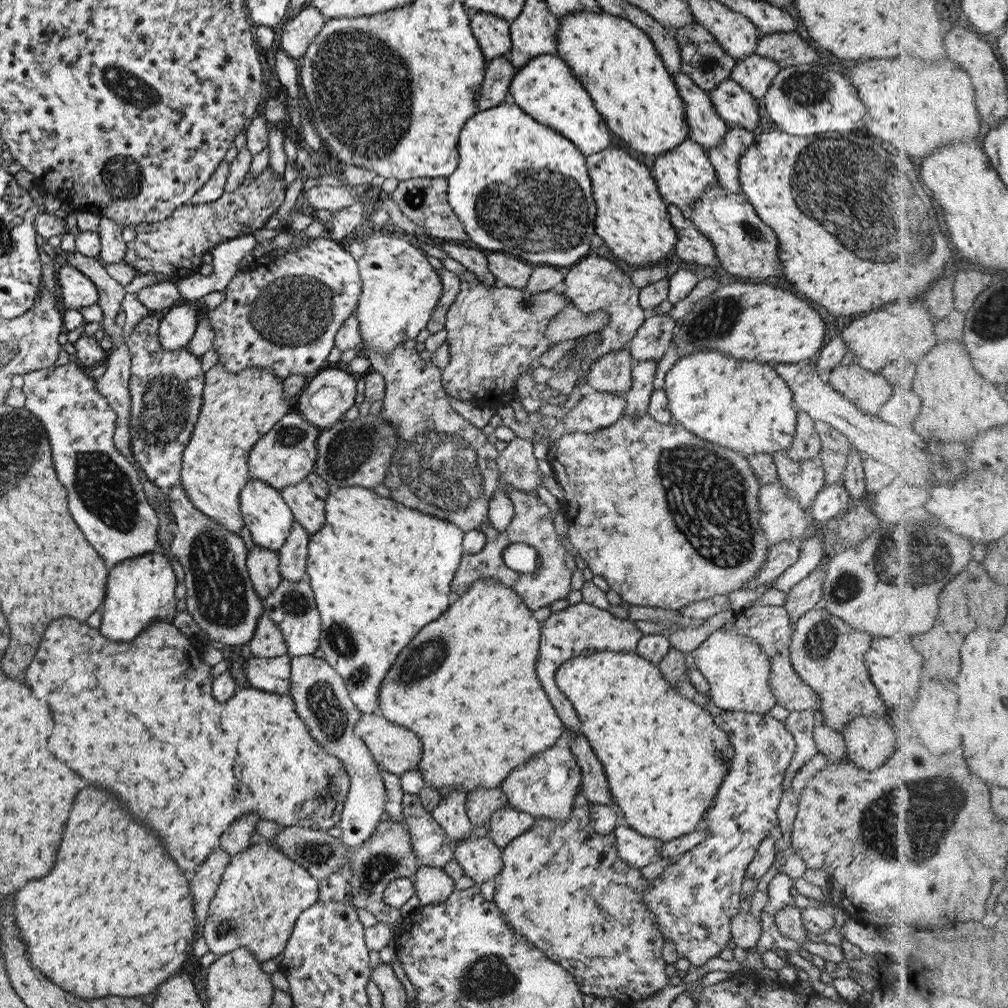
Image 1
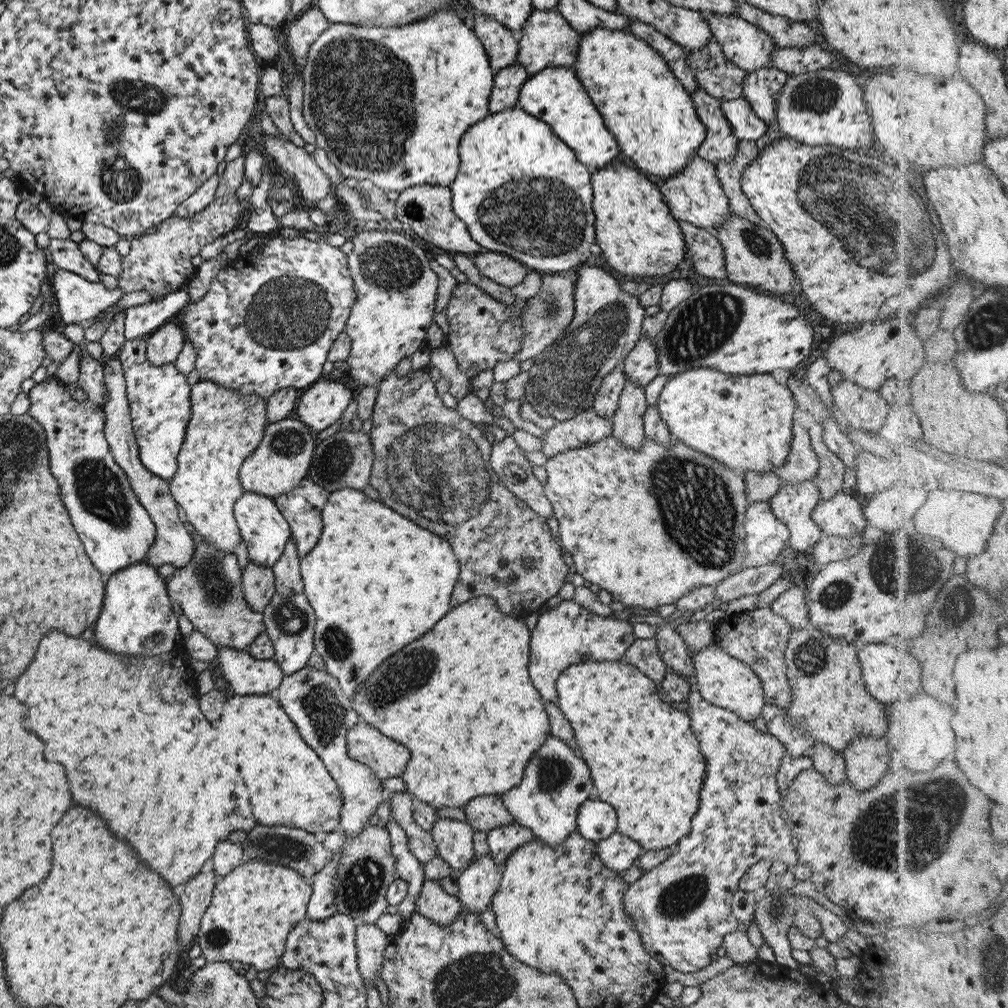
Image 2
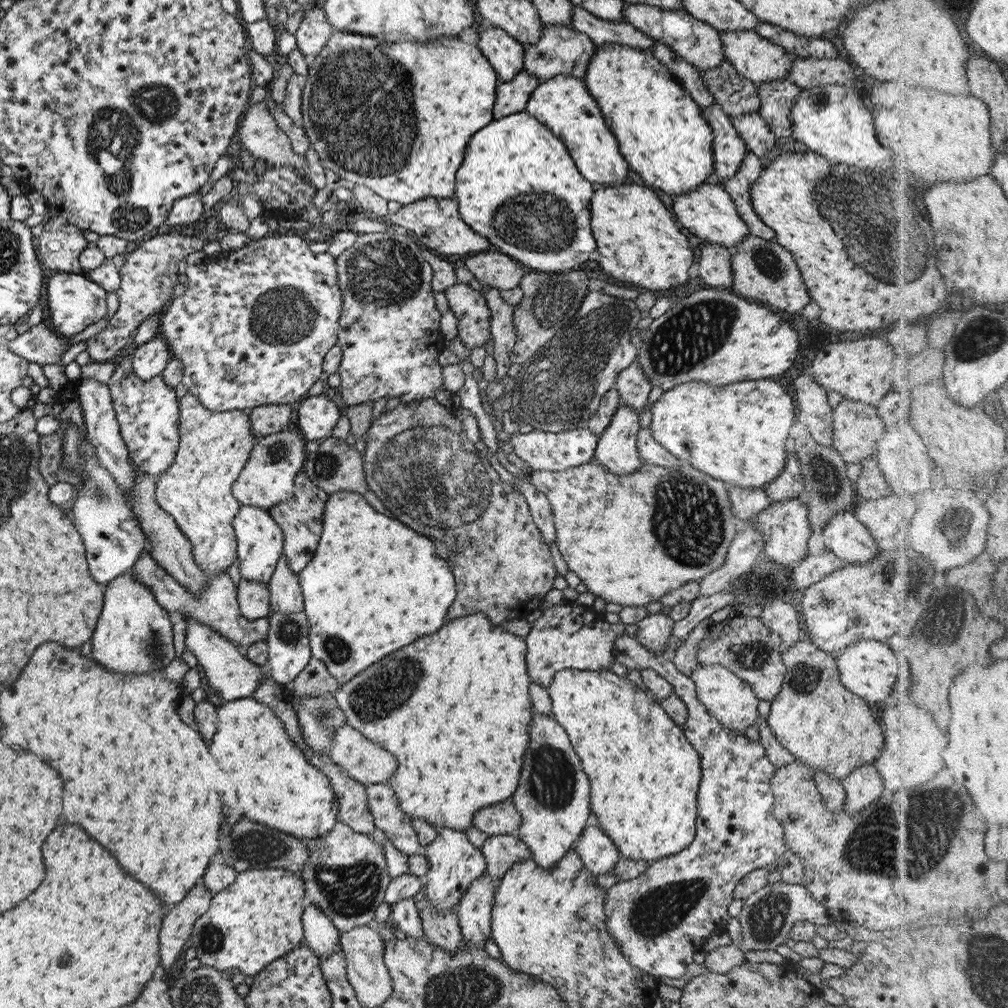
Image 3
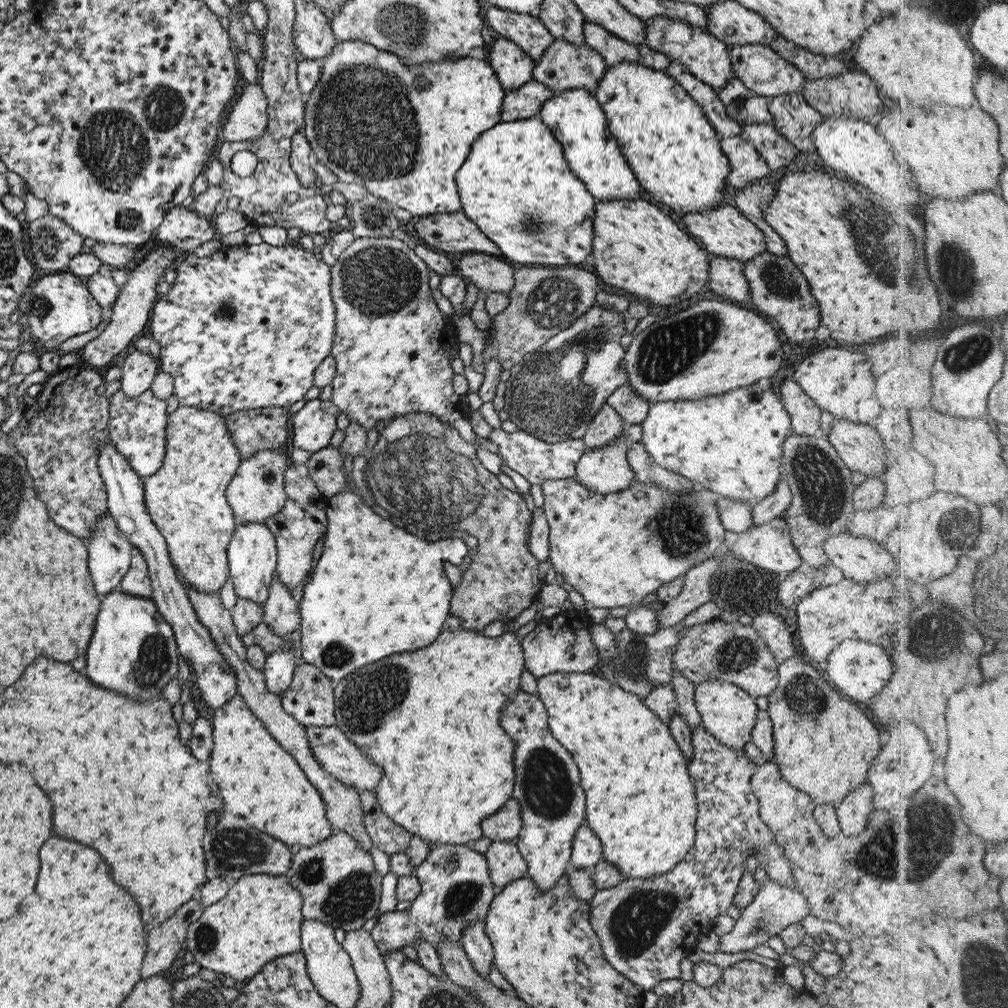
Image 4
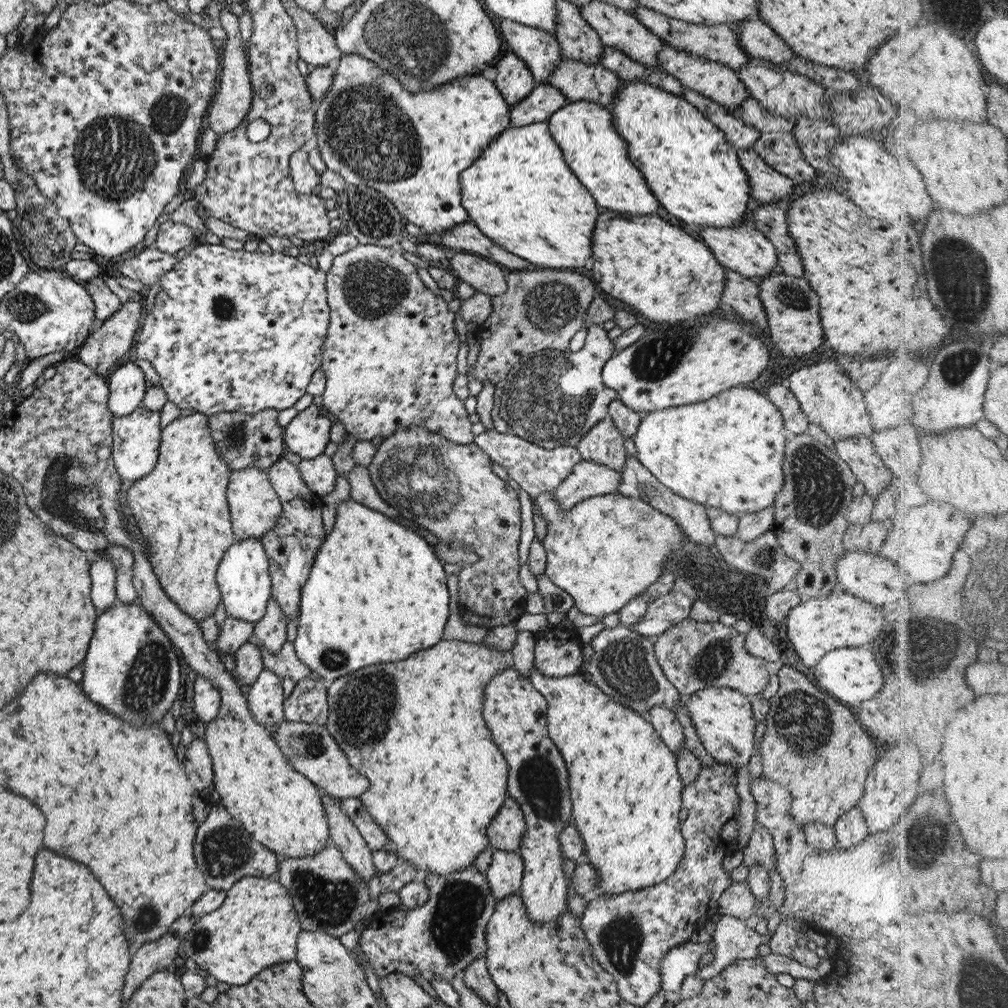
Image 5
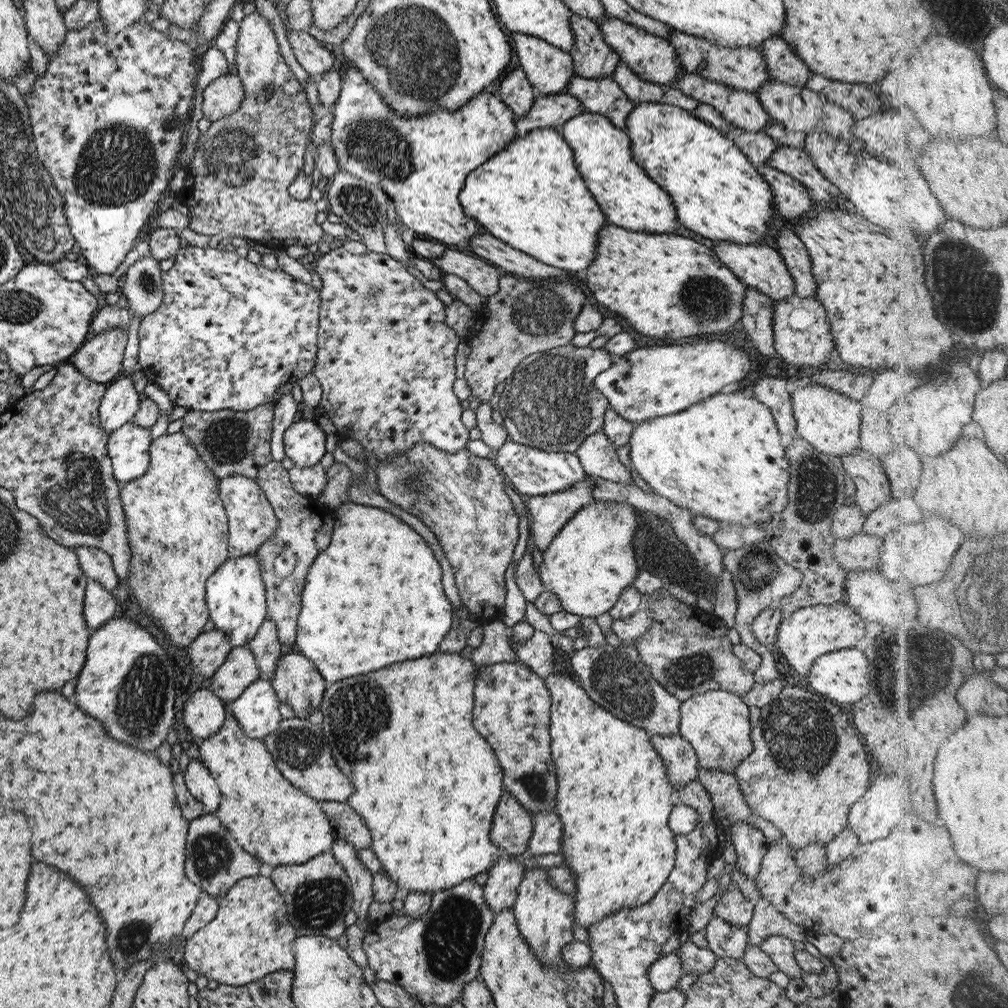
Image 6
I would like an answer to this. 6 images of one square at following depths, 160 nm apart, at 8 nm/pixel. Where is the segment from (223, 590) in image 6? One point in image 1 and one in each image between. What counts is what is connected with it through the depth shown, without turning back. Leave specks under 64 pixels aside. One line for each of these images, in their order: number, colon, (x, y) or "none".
1: (264, 513)
2: (263, 529)
3: (259, 541)
4: (251, 553)
5: (242, 576)

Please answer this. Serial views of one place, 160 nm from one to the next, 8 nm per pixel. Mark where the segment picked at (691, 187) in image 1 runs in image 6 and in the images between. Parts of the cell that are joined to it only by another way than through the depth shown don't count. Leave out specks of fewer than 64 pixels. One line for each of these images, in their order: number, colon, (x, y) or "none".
2: (693, 195)
3: (707, 211)
4: (723, 232)
5: (742, 249)
6: (757, 265)

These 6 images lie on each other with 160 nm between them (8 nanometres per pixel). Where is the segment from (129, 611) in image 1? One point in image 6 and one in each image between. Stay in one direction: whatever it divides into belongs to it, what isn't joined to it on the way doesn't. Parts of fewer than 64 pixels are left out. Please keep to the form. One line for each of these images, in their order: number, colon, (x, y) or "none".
2: (135, 618)
3: (132, 632)
4: (130, 640)
5: (129, 667)
6: (127, 681)

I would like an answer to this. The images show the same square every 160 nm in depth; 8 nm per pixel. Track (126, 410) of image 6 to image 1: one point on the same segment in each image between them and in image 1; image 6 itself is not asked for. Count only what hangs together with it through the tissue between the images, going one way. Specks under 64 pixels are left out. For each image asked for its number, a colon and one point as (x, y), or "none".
1: (177, 325)
2: (163, 346)
3: (149, 359)
4: (138, 370)
5: (126, 385)

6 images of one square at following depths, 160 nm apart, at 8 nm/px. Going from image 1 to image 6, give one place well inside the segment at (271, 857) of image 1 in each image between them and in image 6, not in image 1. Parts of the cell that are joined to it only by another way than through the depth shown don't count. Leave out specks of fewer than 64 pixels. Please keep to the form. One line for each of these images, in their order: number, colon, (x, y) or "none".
2: (253, 907)
3: (257, 918)
4: (258, 919)
5: (256, 926)
6: (250, 936)

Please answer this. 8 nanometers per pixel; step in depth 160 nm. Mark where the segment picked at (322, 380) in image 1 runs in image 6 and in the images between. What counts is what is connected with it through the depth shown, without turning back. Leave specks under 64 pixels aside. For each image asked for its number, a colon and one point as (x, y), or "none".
2: (322, 403)
3: (317, 414)
4: (312, 427)
5: (306, 434)
6: (304, 443)

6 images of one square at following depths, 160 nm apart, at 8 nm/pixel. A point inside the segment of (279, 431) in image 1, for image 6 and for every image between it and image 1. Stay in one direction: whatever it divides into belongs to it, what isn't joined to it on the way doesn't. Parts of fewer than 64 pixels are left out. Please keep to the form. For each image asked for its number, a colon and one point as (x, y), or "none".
2: (284, 454)
3: (267, 478)
4: (255, 492)
5: (253, 505)
6: (251, 520)

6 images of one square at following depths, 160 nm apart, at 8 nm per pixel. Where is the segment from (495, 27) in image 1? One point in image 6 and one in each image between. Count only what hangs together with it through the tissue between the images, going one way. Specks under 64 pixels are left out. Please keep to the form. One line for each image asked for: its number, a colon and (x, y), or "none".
2: (499, 43)
3: (505, 55)
4: (512, 67)
5: (513, 80)
6: (514, 90)

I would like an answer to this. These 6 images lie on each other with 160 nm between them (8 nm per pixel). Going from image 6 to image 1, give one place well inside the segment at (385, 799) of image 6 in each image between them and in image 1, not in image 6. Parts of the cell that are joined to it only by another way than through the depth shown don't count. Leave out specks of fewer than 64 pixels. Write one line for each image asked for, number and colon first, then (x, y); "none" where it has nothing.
1: (465, 685)
2: (460, 699)
3: (460, 711)
4: (430, 720)
5: (414, 728)

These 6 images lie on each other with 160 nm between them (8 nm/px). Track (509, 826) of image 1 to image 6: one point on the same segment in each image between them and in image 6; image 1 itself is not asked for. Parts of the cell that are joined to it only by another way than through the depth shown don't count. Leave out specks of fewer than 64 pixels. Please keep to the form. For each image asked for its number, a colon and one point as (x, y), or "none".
2: (502, 840)
3: (499, 852)
4: (504, 862)
5: (503, 874)
6: (500, 888)

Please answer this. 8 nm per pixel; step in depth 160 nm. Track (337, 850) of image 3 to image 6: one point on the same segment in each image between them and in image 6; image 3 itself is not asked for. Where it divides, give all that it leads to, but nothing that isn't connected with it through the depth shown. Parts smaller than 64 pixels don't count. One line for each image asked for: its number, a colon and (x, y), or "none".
4: (335, 877)
5: (327, 895)
6: (317, 895)

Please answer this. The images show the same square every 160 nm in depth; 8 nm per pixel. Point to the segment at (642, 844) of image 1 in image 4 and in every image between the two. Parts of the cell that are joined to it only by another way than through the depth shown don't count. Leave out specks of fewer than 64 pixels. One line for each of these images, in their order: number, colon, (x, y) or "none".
2: (618, 852)
3: (596, 850)
4: (586, 852)

